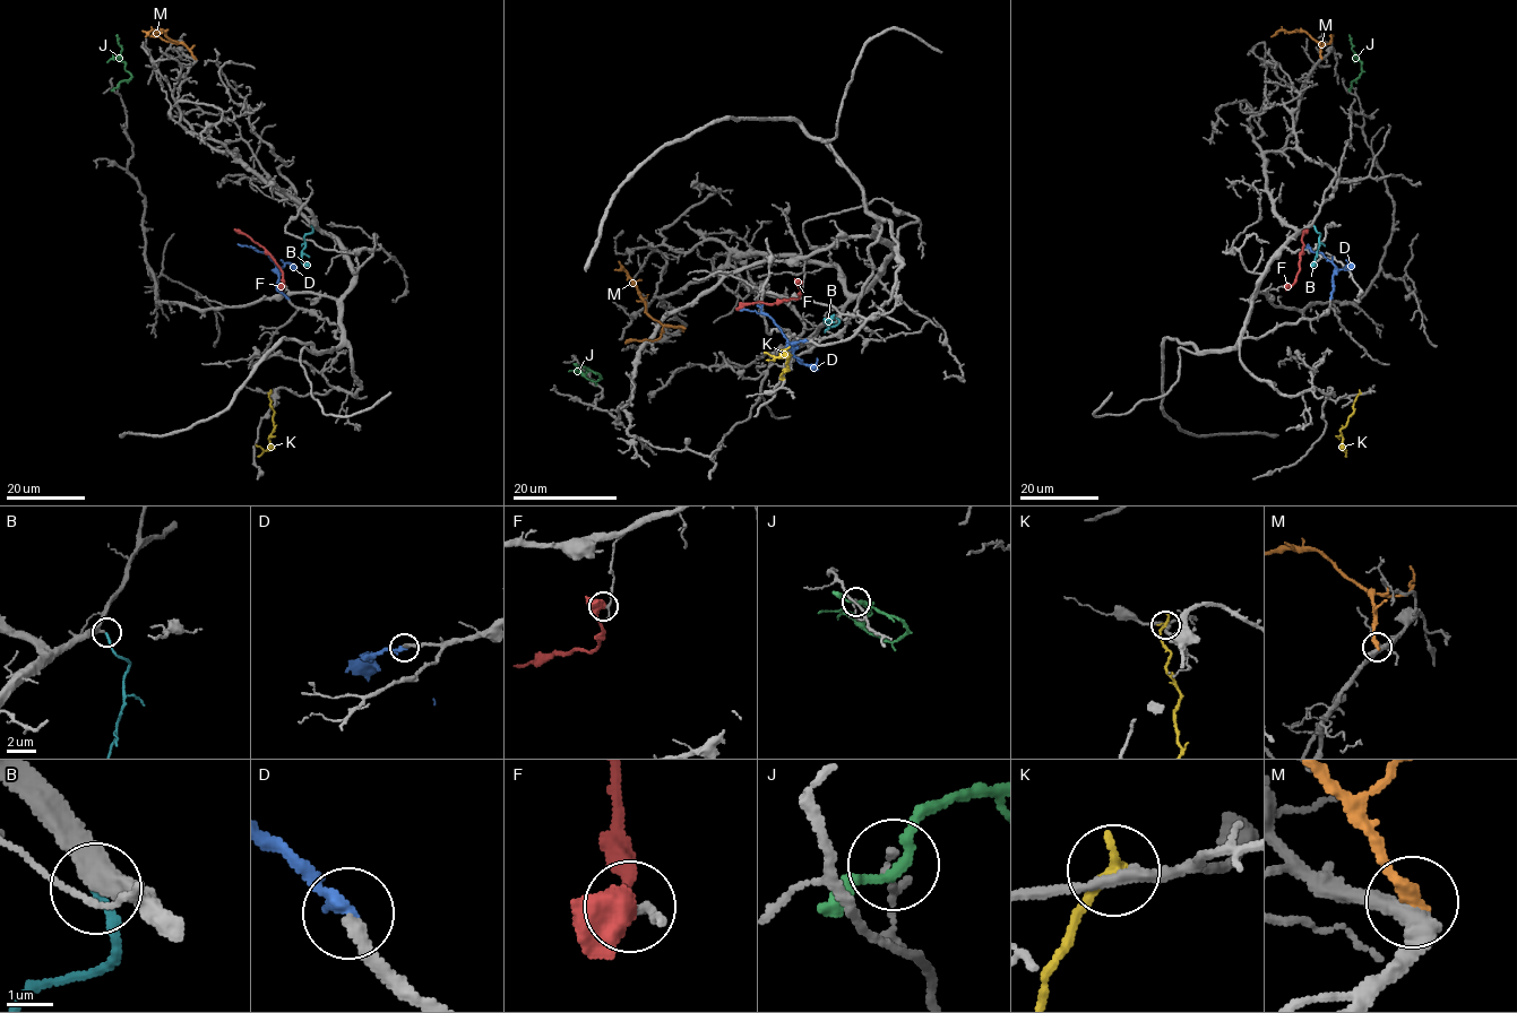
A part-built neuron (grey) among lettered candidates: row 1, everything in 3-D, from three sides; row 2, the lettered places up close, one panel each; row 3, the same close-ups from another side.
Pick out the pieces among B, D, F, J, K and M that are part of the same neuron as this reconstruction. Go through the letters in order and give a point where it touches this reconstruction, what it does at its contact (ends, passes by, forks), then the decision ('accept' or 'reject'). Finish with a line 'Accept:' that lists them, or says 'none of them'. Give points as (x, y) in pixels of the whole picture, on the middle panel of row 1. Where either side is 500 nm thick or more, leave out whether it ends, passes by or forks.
B: meets grey at (837, 319); it ends there; accept
D: meets grey at (807, 340); it ends there; accept
F: meets grey at (801, 283); reject
J: meets grey at (582, 368); it passes by; reject
K: meets grey at (783, 378); it ends there; reject
M: meets grey at (683, 328); it ends there; reject
Accept: B, D

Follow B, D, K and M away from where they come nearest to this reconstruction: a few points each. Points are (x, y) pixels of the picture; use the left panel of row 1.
B: (311, 225), (312, 231), (304, 235), (302, 251), (302, 262), (309, 266)
D: (287, 299), (278, 288), (277, 267), (266, 253), (238, 244)
K: (270, 394), (274, 431), (265, 450), (256, 444)
M: (195, 58), (186, 45), (171, 40), (165, 32), (153, 29), (145, 36)

